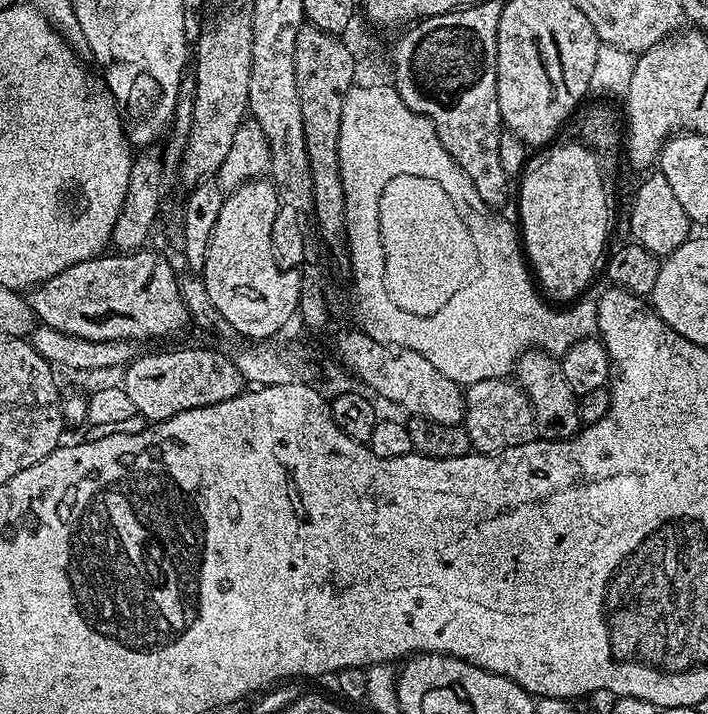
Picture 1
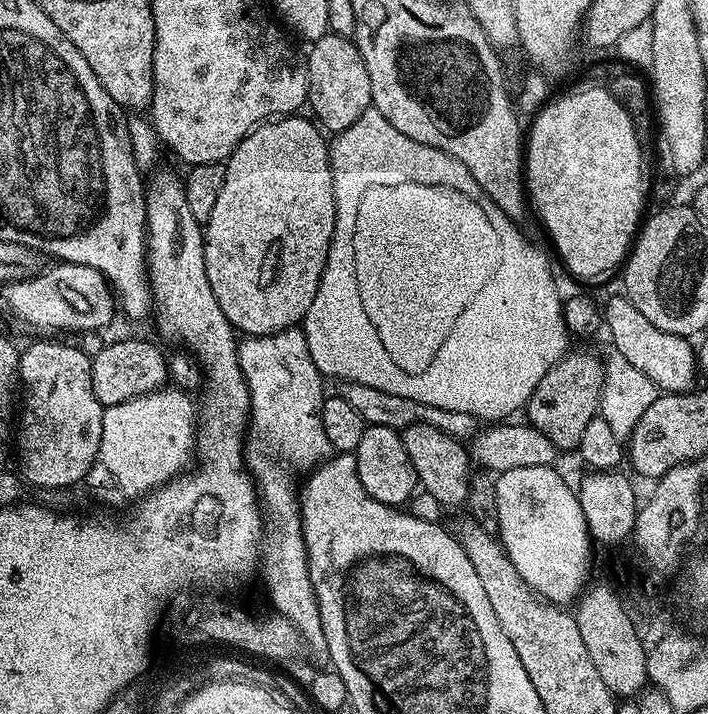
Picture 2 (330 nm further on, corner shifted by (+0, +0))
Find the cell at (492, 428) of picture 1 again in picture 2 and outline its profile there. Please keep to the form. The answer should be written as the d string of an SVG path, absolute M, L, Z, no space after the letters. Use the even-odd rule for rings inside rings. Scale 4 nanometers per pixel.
M569 351L534 386L526 405L527 423L537 428L558 450L564 448L579 449L582 430L591 422L600 407L600 395L604 385L604 366L601 357L592 352Z

